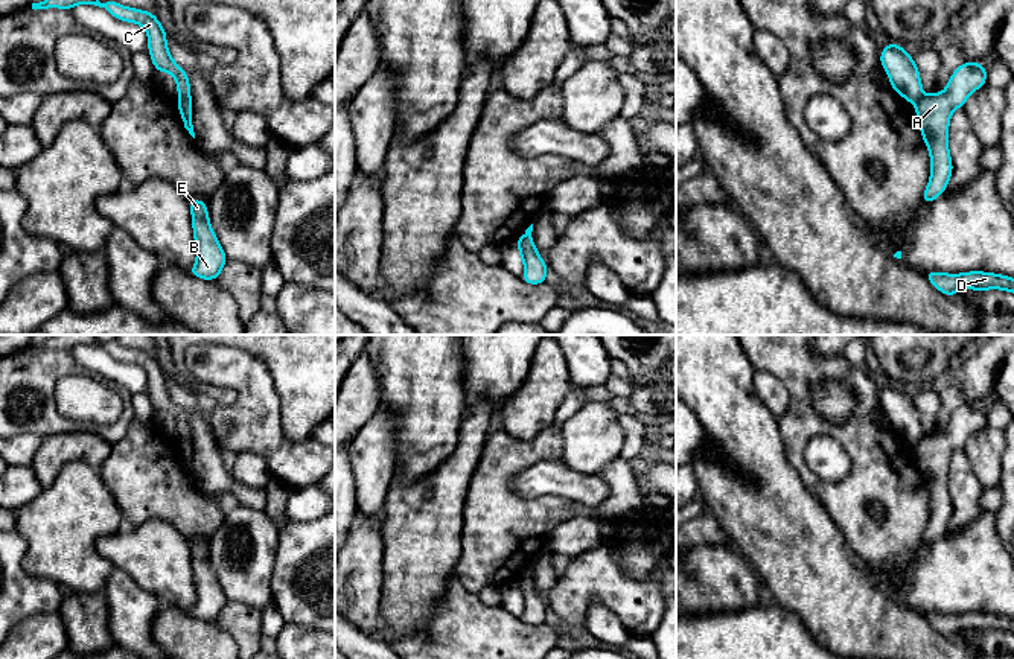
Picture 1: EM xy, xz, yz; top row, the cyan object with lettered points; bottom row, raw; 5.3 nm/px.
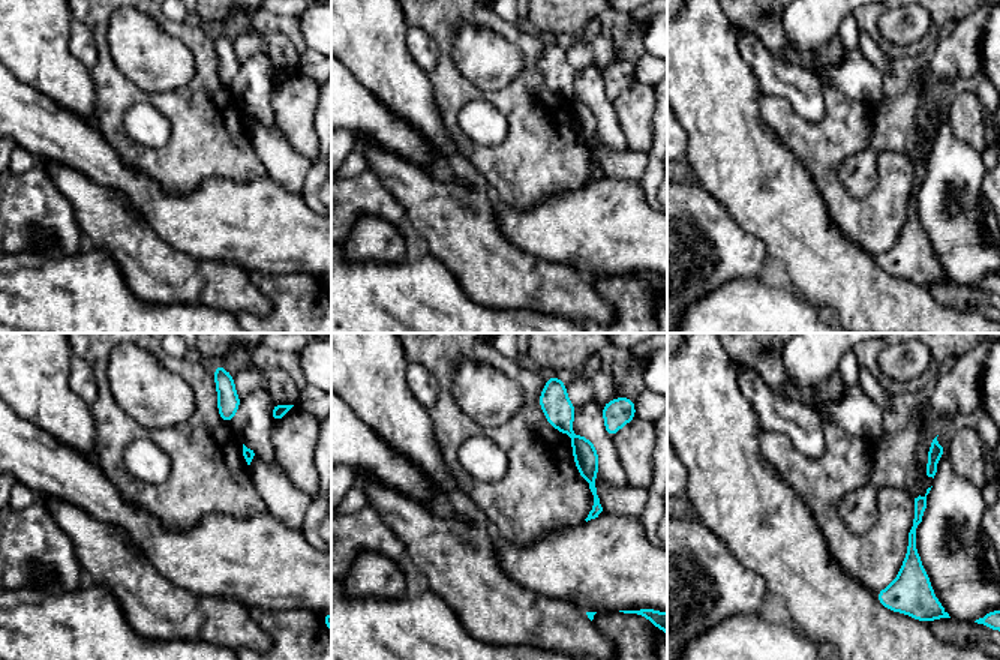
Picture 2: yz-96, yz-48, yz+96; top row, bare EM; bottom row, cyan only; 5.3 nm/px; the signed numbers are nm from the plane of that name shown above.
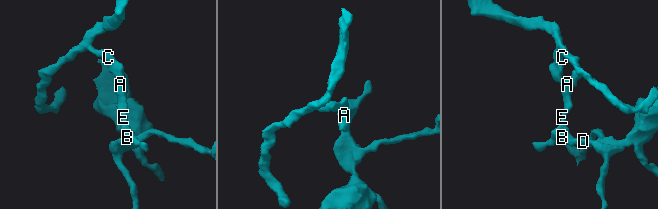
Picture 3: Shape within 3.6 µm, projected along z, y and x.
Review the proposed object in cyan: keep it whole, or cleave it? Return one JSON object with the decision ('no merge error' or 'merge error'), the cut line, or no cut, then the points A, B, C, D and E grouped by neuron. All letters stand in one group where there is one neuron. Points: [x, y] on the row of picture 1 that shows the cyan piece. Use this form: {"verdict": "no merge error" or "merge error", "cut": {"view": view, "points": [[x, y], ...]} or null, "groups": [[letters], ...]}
{"verdict": "merge error", "cut": {"view": "xy", "points": [[178, 96], [189, 99]]}, "groups": [["A", "B", "D", "E"], ["C"]]}

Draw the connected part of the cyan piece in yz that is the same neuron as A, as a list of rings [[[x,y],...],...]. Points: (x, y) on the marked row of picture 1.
[[[964,61],[950,76],[942,93],[923,96],[917,103],[917,122],[930,154],[930,180],[921,201],[929,204],[942,195],[953,164],[949,152],[949,123],[955,108],[964,108],[967,97],[987,84],[987,67]]]

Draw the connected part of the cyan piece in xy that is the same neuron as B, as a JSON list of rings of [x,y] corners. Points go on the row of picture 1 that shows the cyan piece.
[[[201,198],[189,201],[196,247],[196,262],[189,272],[202,280],[216,280],[228,262],[209,221],[209,209]]]

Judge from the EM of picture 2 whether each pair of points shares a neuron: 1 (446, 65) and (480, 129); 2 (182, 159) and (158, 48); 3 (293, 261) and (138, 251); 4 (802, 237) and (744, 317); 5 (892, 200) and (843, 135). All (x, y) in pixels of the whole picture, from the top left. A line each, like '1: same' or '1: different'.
1: different
2: different
3: different
4: different
5: same

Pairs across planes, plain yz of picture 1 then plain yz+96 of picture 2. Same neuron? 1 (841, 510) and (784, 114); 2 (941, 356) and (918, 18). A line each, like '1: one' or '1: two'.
1: one
2: two

